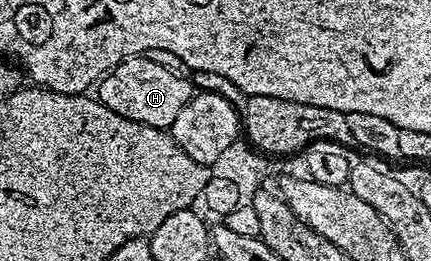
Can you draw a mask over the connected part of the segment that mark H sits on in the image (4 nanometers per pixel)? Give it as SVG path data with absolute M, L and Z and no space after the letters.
M147 54L125 58L117 67L111 69L97 85L97 98L113 114L121 114L121 118L129 118L138 124L153 126L164 130L185 110L191 101L193 89L183 76L178 76L171 68L162 64L162 59L152 58Z

